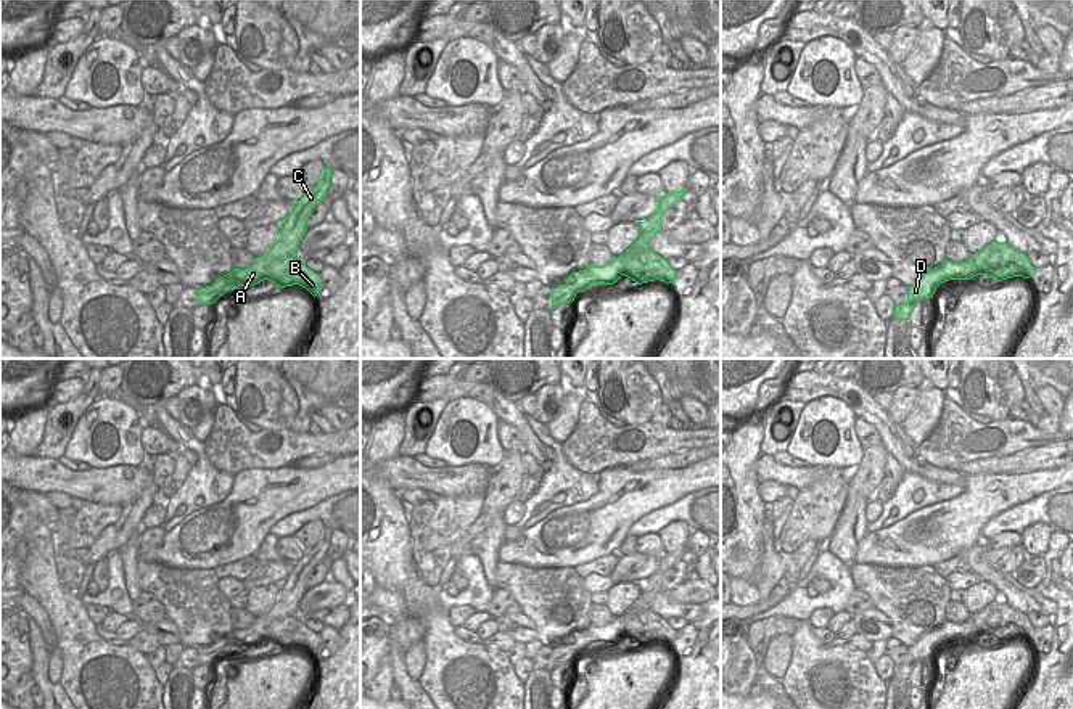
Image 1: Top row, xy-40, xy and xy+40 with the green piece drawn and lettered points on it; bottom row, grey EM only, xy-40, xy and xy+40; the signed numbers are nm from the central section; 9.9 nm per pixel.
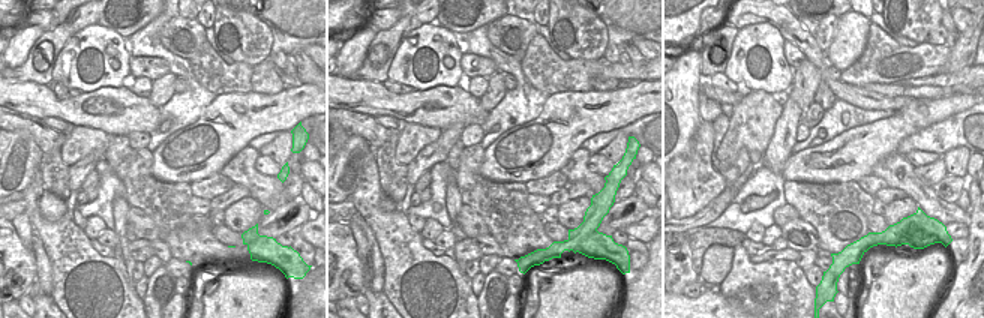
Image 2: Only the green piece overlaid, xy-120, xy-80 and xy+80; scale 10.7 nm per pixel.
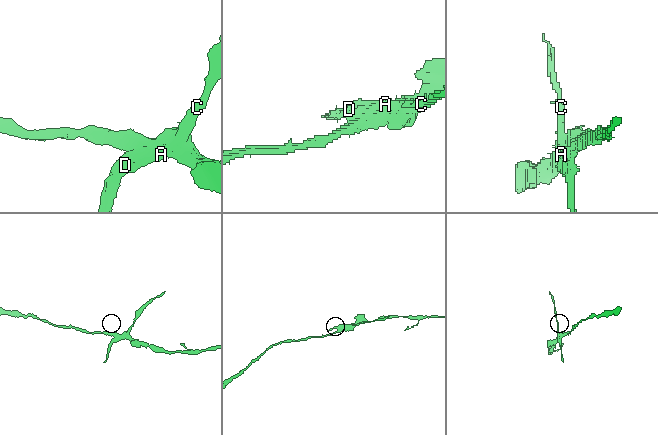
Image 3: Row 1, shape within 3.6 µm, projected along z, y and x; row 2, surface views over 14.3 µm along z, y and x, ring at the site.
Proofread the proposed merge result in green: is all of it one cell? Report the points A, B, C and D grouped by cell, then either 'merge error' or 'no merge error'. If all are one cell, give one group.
A C D / B | merge error

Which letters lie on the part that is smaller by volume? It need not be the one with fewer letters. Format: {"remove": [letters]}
{"remove": ["A", "C", "D"]}

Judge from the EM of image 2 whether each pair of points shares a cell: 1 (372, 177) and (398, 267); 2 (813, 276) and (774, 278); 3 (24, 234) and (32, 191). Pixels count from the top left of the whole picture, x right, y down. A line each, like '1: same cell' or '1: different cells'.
1: same cell
2: different cells
3: different cells

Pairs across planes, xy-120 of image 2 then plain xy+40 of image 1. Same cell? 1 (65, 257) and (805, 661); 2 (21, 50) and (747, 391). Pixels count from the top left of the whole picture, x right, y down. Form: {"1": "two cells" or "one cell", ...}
{"1": "one cell", "2": "two cells"}

